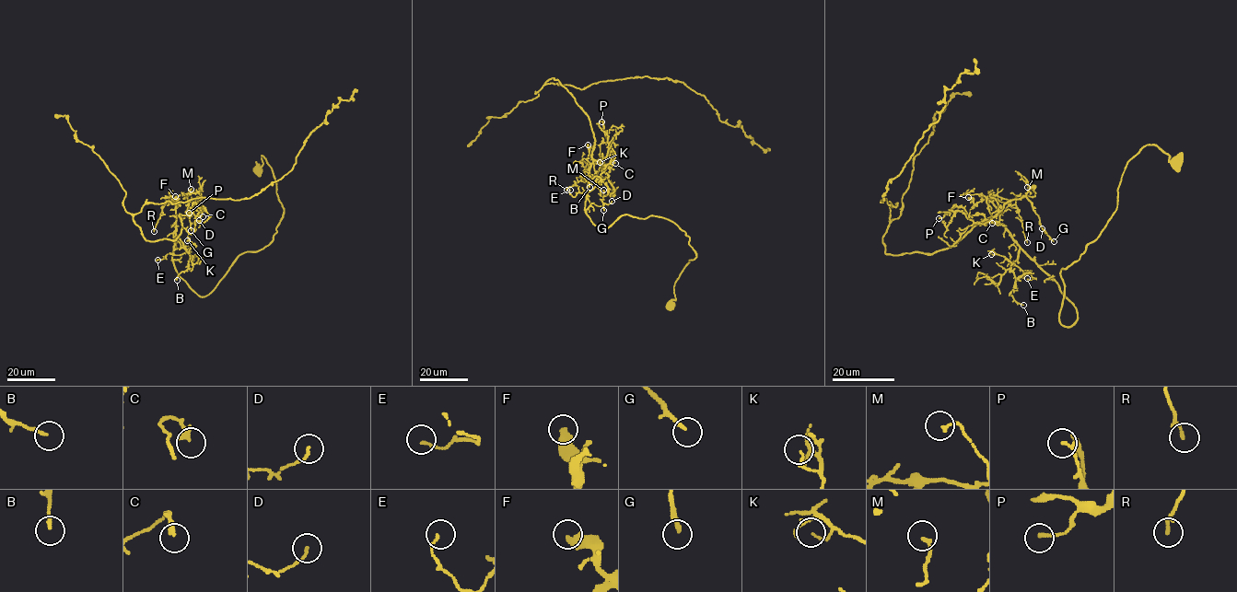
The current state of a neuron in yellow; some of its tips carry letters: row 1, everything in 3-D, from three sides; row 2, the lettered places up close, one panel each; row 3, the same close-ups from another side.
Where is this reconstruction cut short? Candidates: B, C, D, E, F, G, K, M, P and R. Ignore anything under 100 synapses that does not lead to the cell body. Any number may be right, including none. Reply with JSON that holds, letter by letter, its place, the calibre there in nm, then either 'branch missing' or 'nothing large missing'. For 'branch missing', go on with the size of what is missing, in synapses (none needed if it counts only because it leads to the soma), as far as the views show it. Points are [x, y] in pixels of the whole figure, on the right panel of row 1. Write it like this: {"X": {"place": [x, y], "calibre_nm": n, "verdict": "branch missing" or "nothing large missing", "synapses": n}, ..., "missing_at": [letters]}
{"B": {"place": [1023, 305], "calibre_nm": 150, "verdict": "nothing large missing"}, "C": {"place": [992, 223], "calibre_nm": 240, "verdict": "nothing large missing"}, "D": {"place": [1042, 228], "calibre_nm": 130, "verdict": "nothing large missing"}, "E": {"place": [1027, 278], "calibre_nm": 130, "verdict": "nothing large missing"}, "F": {"place": [968, 197], "calibre_nm": 460, "verdict": "nothing large missing"}, "G": {"place": [1054, 241], "calibre_nm": 190, "verdict": "nothing large missing"}, "K": {"place": [991, 254], "calibre_nm": 110, "verdict": "nothing large missing"}, "M": {"place": [1027, 187], "calibre_nm": 150, "verdict": "nothing large missing"}, "P": {"place": [939, 218], "calibre_nm": 160, "verdict": "nothing large missing"}, "R": {"place": [1027, 242], "calibre_nm": 170, "verdict": "nothing large missing"}, "missing_at": []}

